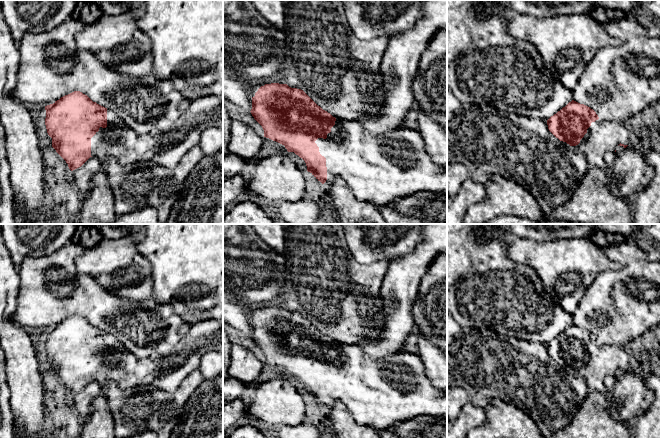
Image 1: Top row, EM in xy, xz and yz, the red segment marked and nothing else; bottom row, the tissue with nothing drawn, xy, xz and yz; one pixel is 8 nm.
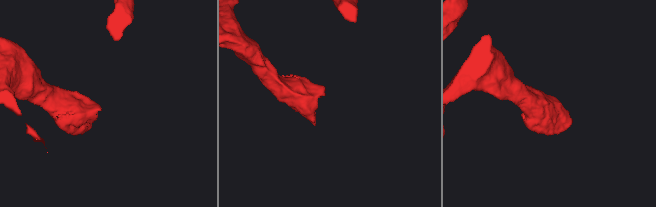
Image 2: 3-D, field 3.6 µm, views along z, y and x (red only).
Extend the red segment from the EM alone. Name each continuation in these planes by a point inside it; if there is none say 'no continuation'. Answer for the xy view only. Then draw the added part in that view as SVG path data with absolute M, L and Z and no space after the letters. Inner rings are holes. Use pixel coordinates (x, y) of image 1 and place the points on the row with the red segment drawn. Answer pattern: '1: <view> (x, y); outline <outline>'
1: xy (117, 141); outline M205 95L191 100L189 108L179 117L173 128L166 132L155 130L146 134L138 134L133 129L129 128L115 112L107 110L107 127L100 127L99 131L91 138L91 156L97 157L102 164L106 163L108 160L116 160L121 165L153 162L163 167L173 168L189 150L199 145L200 132L204 128L212 126L223 128L223 100L212 95Z

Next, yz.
1: yz (604, 135); outline M604 118L592 122L580 143L572 148L586 157L590 168L605 169L605 154L615 152L620 143L630 145L632 142L633 133L624 123Z

